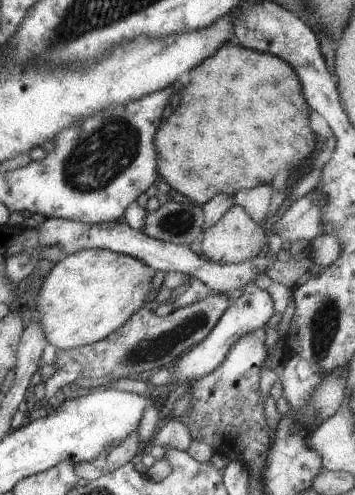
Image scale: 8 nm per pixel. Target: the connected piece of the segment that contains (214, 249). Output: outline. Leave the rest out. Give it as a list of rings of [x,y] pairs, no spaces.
[[[232,206],[221,218],[203,232],[201,244],[202,256],[211,262],[232,265],[248,261],[258,255],[266,254],[269,234],[250,218],[245,210]]]

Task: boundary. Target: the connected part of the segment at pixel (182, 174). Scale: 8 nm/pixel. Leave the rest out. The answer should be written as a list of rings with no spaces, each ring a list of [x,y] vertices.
[[[225,41],[210,58],[192,68],[190,76],[192,80],[182,88],[178,108],[154,134],[158,174],[189,201],[204,206],[220,193],[235,196],[242,188],[254,188],[258,180],[272,180],[280,166],[294,172],[305,159],[319,151],[308,128],[308,108],[300,82],[292,66],[278,56]]]

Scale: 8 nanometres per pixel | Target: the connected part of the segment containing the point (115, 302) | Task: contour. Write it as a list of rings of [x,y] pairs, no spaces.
[[[83,249],[65,255],[64,258],[48,272],[44,284],[36,296],[36,309],[39,315],[46,343],[58,349],[74,349],[99,342],[118,328],[121,328],[136,310],[142,306],[150,306],[145,299],[153,288],[151,268],[140,263],[136,258],[117,254],[103,249]]]

